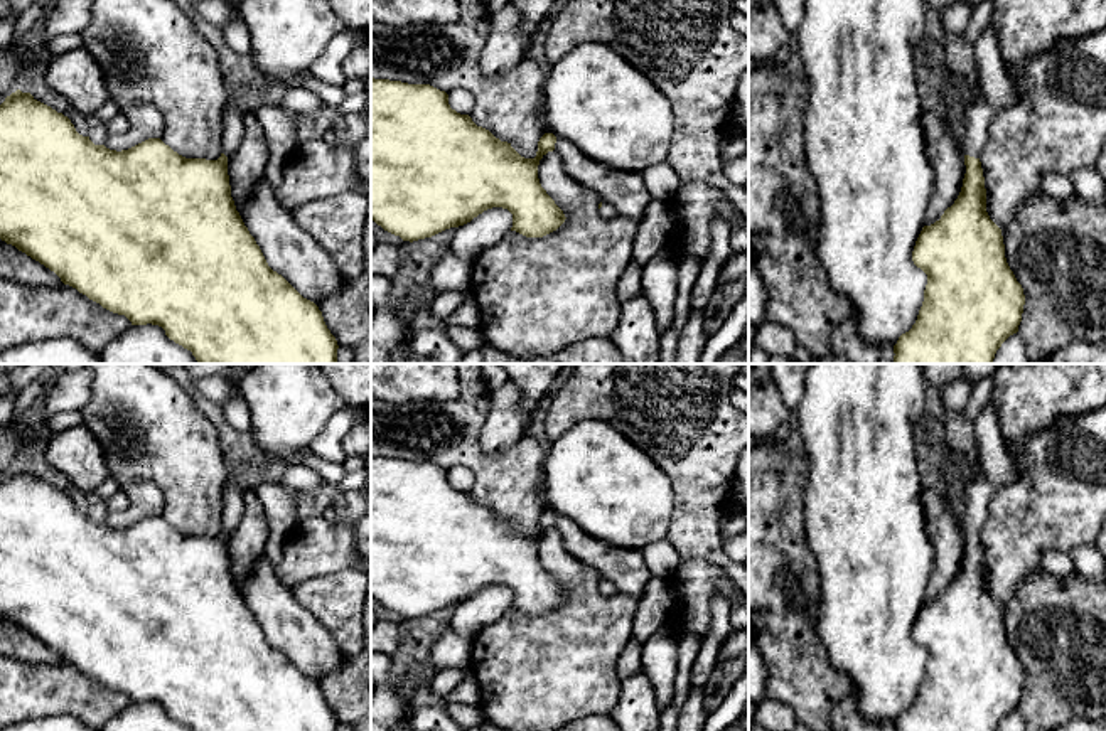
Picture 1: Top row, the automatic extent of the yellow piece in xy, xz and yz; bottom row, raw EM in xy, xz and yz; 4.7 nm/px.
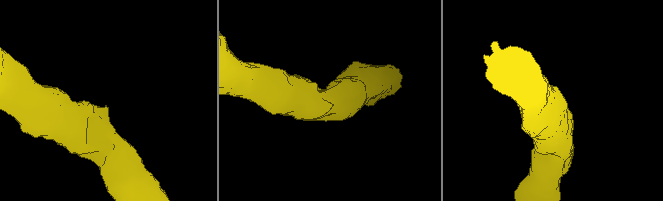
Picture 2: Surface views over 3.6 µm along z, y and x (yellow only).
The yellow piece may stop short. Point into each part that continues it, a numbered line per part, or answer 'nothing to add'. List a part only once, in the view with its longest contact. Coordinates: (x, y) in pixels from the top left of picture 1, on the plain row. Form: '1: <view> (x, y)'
1: yz (998, 467)

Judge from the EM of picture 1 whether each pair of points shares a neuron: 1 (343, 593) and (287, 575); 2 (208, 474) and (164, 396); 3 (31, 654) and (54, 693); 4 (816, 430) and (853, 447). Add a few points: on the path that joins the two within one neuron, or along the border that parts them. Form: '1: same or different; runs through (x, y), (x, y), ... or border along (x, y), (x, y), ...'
1: different; border along (344, 570), (309, 576), (292, 588)
2: same; runs through (189, 455), (164, 430), (164, 415)
3: different; border along (17, 659), (27, 664), (58, 664), (63, 661)
4: same; runs through (826, 430), (838, 430), (845, 437)

